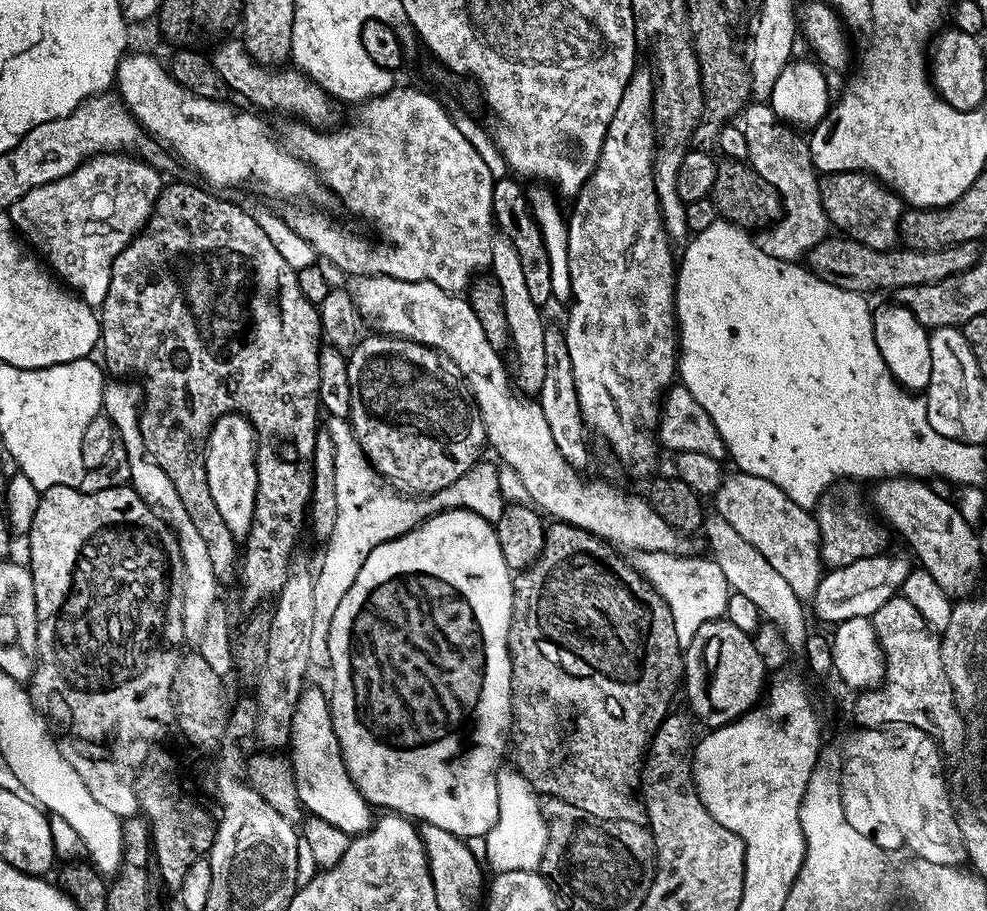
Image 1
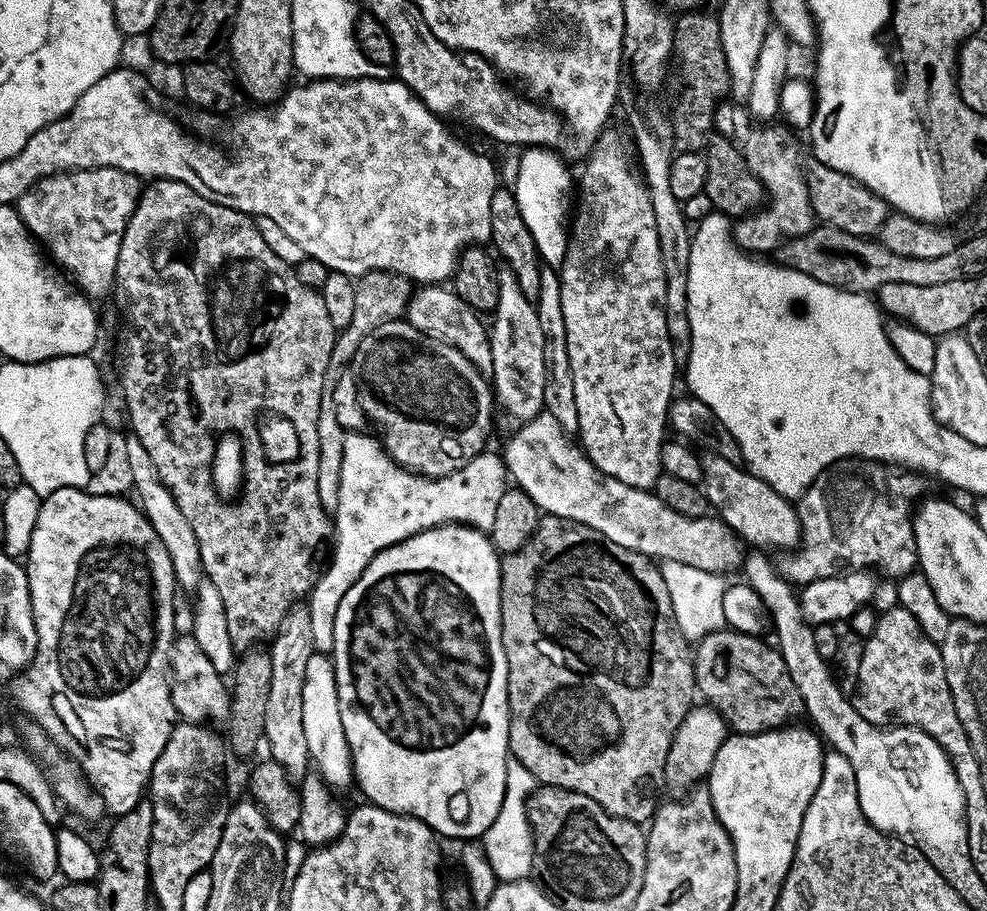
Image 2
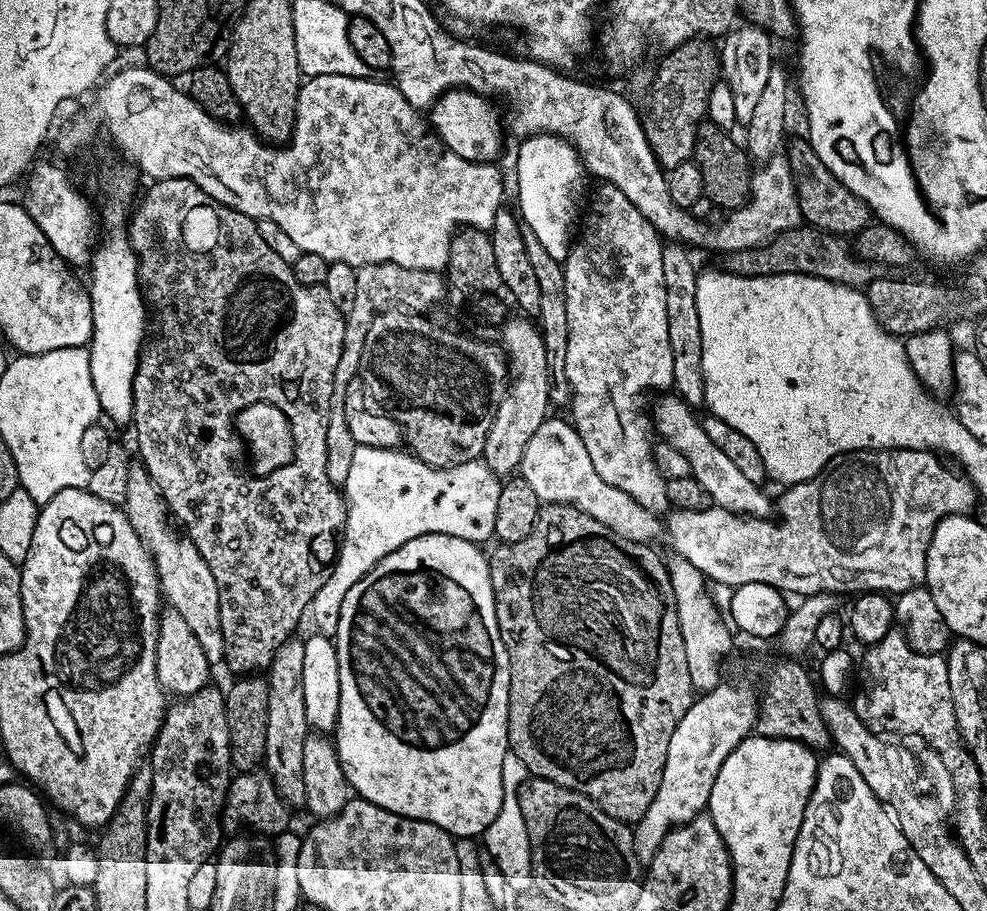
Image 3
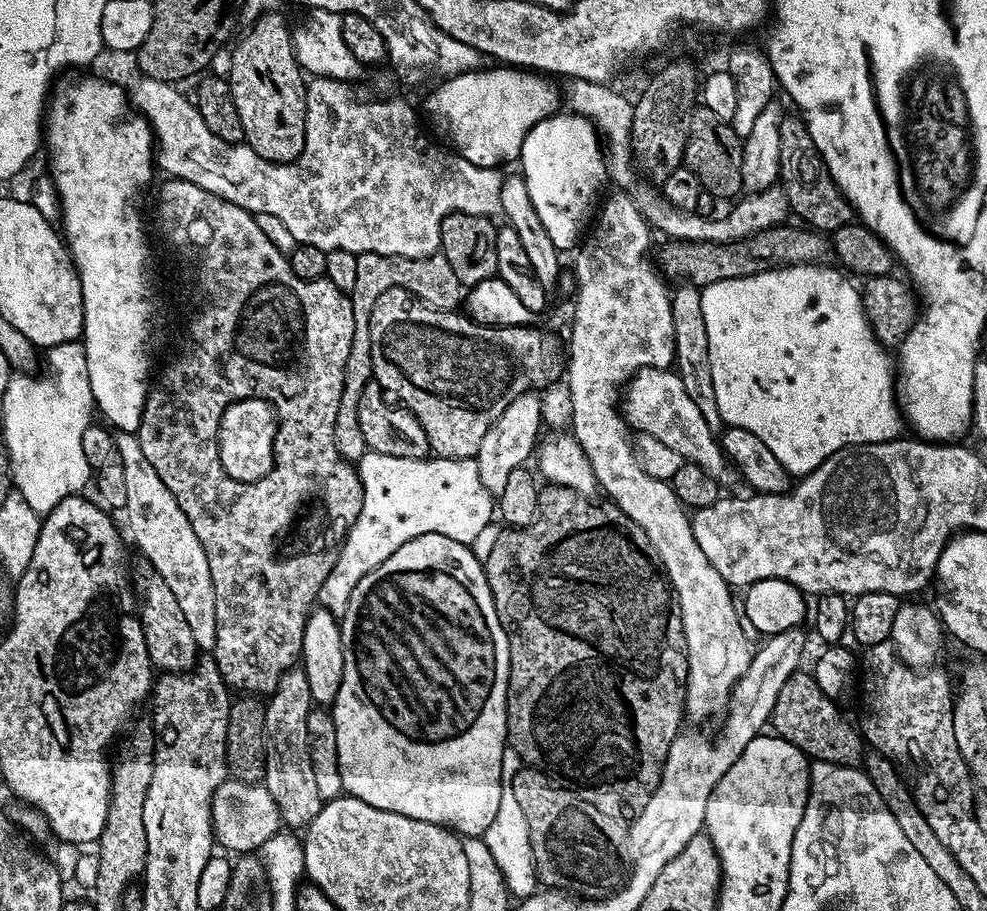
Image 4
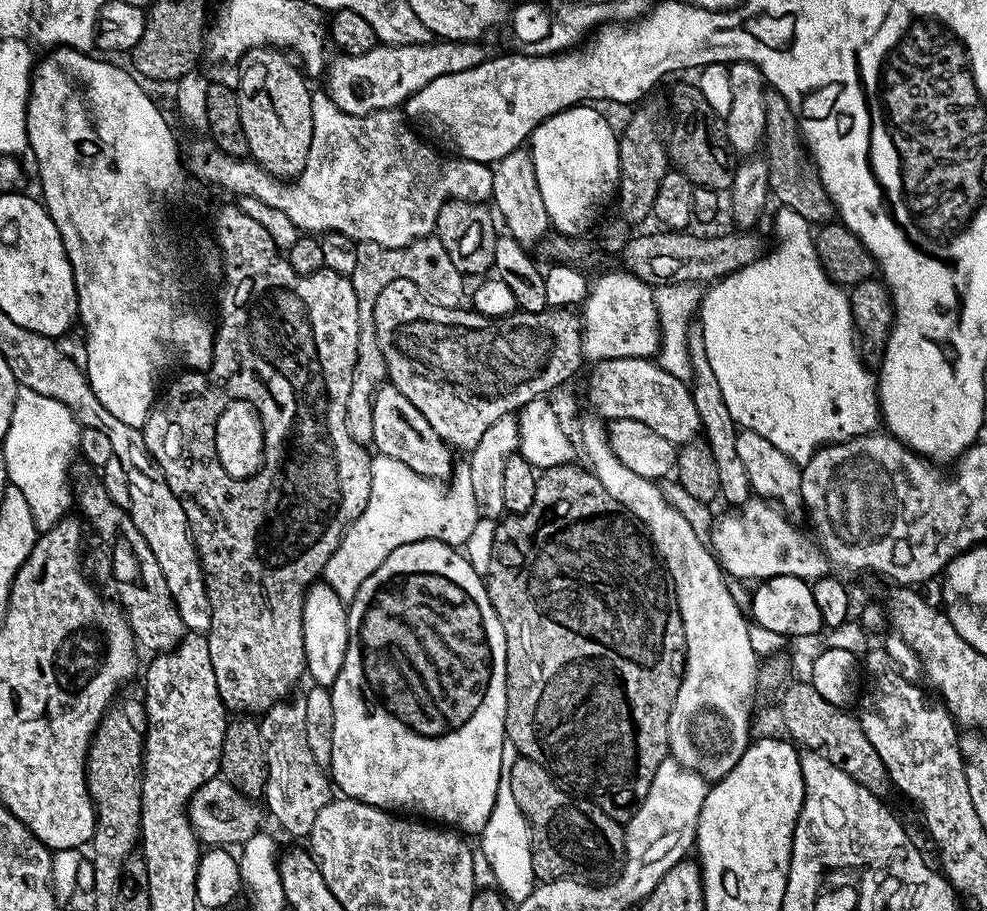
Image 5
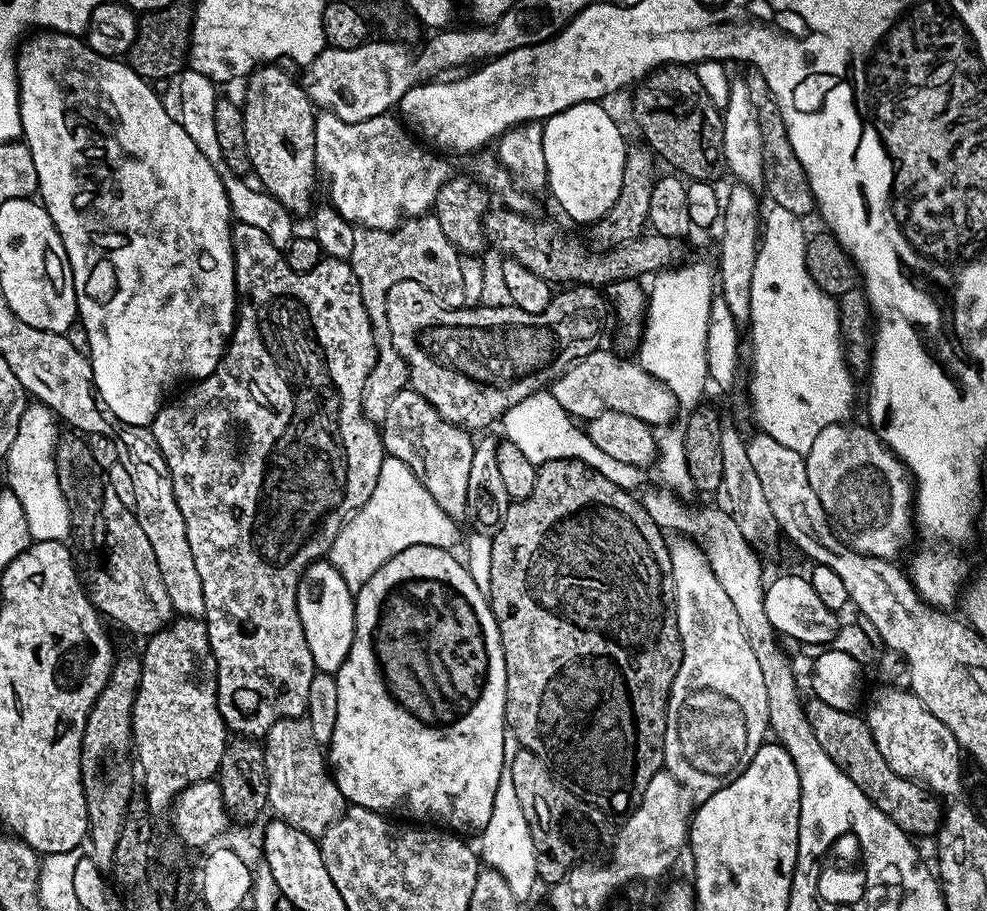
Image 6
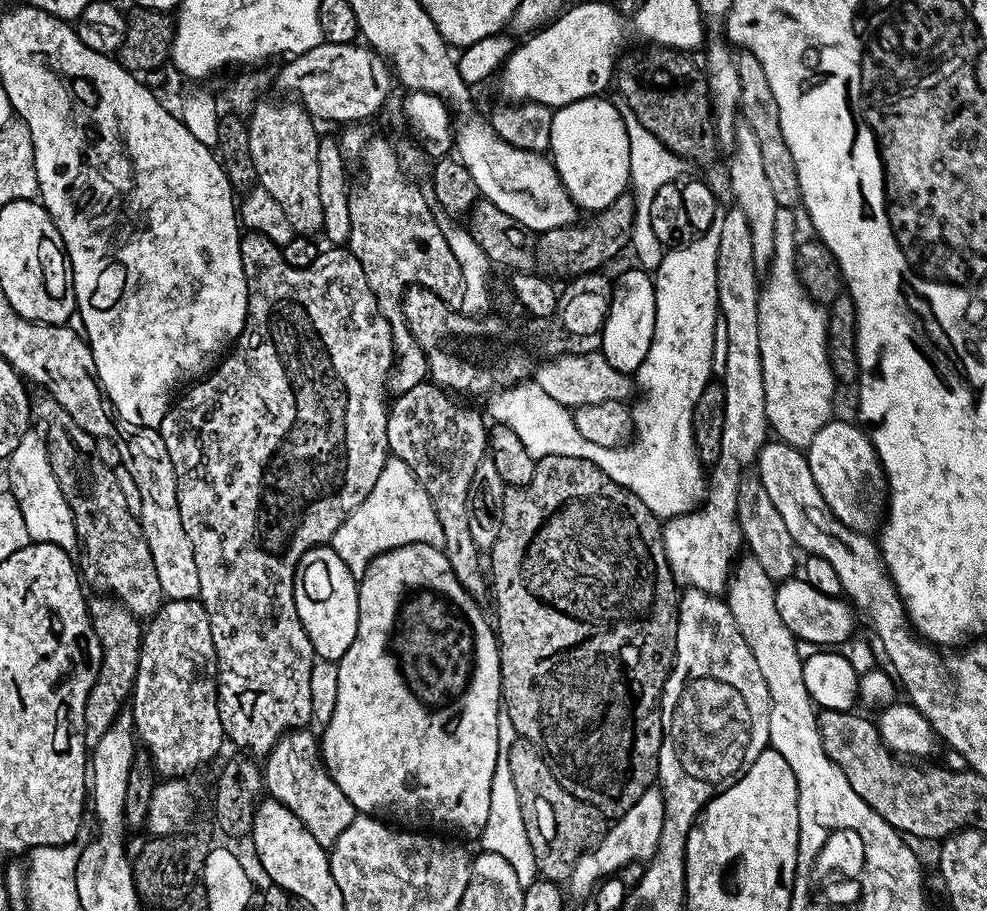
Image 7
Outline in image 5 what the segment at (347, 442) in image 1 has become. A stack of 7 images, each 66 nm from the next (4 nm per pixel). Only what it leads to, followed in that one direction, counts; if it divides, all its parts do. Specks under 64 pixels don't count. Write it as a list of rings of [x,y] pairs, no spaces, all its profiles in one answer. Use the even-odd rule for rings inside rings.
[[[373,455],[370,498],[345,530],[330,562],[326,562],[323,583],[329,584],[340,600],[350,602],[354,594],[358,594],[358,586],[362,586],[362,582],[366,582],[366,578],[370,578],[370,574],[374,574],[398,546],[419,540],[464,546],[460,544],[475,534],[479,520],[482,520],[482,511],[474,496],[467,466],[457,467],[450,483],[445,486],[422,474],[414,474],[414,470],[410,470],[406,462],[398,462],[398,458]]]

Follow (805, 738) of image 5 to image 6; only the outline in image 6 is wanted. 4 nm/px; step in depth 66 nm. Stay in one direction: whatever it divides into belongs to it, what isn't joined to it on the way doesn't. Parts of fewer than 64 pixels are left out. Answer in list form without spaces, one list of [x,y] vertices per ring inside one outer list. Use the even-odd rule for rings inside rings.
[[[815,698],[809,701],[806,704],[808,721],[814,730],[814,738],[818,738],[818,746],[826,750],[832,767],[838,769],[841,776],[847,778],[848,783],[853,784],[857,792],[861,792],[881,816],[887,816],[899,831],[913,837],[931,837],[939,829],[942,819],[941,801],[931,795],[923,784],[902,778],[886,766],[882,754],[878,754],[878,746],[874,746],[874,734],[870,734],[863,715],[834,710],[834,706],[826,706],[826,702]]]

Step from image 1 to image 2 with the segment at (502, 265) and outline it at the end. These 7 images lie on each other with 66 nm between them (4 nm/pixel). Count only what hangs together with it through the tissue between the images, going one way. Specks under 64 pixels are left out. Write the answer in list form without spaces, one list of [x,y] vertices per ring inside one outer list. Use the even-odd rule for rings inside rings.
[[[501,267],[498,274],[498,306],[490,320],[490,335],[487,337],[487,355],[492,357],[490,384],[497,405],[519,426],[528,423],[544,409],[547,370],[541,323],[533,301],[518,290],[518,278],[510,269]]]

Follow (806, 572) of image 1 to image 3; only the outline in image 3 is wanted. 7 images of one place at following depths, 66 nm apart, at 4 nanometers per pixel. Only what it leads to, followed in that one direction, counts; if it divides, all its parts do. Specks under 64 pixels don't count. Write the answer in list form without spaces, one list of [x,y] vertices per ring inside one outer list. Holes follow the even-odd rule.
[[[664,394],[657,400],[660,401],[650,408],[655,435],[686,457],[686,462],[690,462],[691,476],[700,483],[702,490],[706,490],[706,494],[710,494],[713,505],[737,512],[739,516],[771,517],[774,504],[771,499],[768,501],[767,494],[763,492],[765,489],[750,482],[750,478],[746,478],[746,474],[742,474],[742,470],[738,470],[738,466],[734,466],[734,462],[730,462],[714,442],[710,442],[710,434],[706,434],[701,417],[692,413],[695,411],[689,404],[675,394]]]

